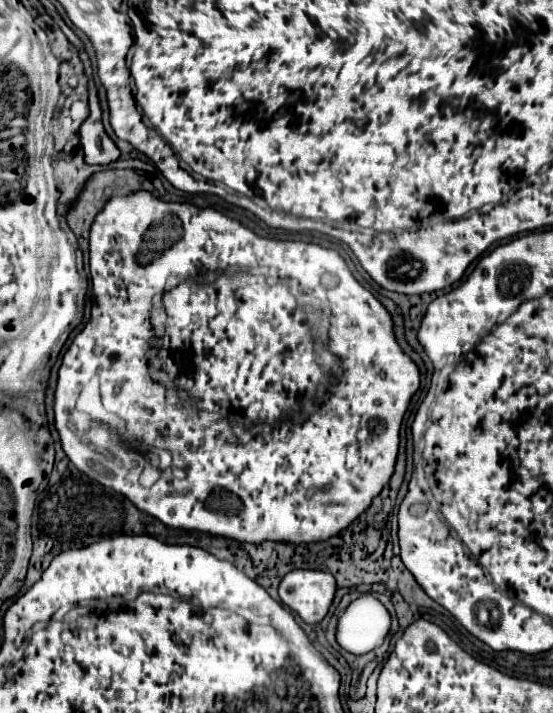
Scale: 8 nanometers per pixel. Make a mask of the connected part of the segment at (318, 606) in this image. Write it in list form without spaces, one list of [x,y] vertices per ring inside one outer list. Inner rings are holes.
[[[298,569],[282,579],[278,593],[282,603],[296,611],[304,623],[316,625],[326,617],[332,605],[336,581],[324,571]]]

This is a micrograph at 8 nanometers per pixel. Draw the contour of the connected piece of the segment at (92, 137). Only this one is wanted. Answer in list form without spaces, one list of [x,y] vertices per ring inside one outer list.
[[[90,81],[88,99],[90,99],[90,115],[82,123],[80,133],[78,133],[80,135],[80,147],[86,153],[86,161],[90,165],[106,165],[106,163],[116,161],[120,157],[120,151],[104,131],[102,109],[100,109],[94,81]]]

